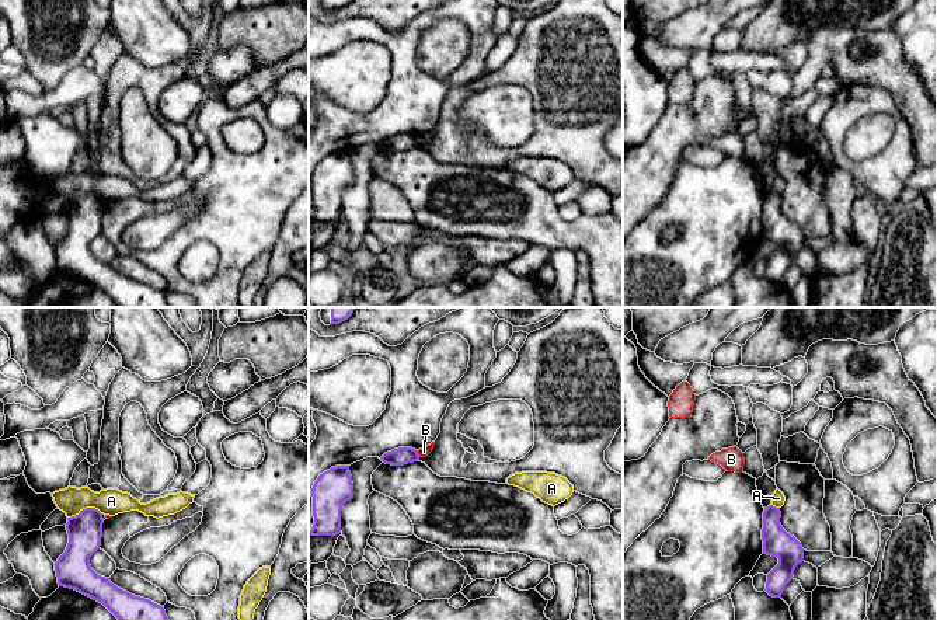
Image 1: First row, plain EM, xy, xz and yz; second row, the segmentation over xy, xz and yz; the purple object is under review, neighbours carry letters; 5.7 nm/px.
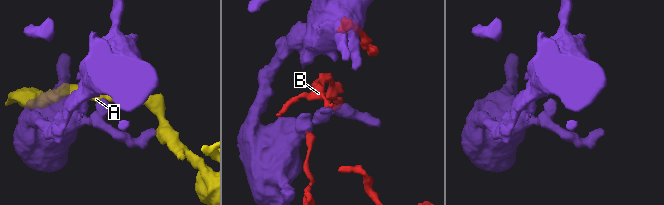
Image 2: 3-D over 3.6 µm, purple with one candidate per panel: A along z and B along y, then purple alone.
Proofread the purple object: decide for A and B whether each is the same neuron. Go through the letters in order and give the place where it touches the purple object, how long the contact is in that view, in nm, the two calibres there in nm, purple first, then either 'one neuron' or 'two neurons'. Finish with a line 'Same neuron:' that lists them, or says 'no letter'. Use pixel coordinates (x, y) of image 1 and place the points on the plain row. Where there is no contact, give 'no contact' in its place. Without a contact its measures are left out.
A: xy (86, 194) | 200 nm | 200/160 nm | two neurons
B: xz (417, 139) | 40 nm | 100/60 nm | two neurons
Same neuron: no letter

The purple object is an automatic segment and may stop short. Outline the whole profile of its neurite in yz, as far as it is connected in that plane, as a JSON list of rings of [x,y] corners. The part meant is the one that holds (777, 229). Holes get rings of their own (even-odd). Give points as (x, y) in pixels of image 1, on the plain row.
[[[769,191],[763,198],[763,240],[777,243],[778,250],[767,260],[766,278],[781,283],[786,271],[794,264],[794,255],[804,247],[801,229],[780,209],[780,194]]]

